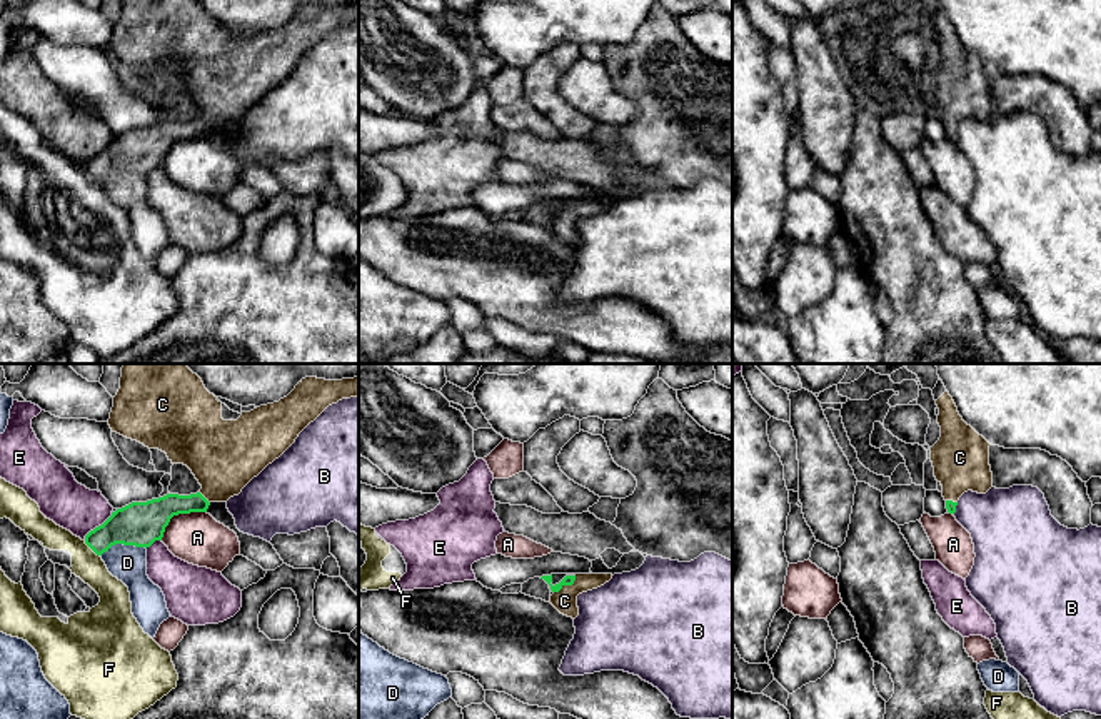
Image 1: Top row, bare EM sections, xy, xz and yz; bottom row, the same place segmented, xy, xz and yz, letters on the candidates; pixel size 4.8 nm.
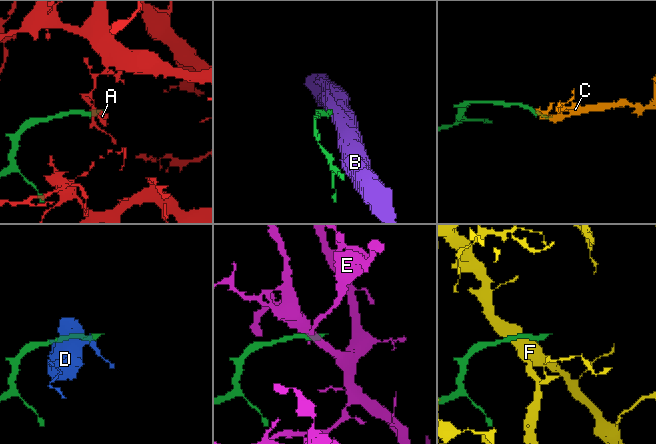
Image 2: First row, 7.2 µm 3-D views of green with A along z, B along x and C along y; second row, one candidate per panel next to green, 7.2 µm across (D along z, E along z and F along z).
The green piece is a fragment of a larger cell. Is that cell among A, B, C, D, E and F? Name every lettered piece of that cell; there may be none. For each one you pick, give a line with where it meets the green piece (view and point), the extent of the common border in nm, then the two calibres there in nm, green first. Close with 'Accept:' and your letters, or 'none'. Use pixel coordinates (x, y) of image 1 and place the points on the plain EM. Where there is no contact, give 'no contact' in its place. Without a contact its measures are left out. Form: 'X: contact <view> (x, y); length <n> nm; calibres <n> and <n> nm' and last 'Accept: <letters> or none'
C: contact xz (566, 211); length 140 nm; calibres 50 and 110 nm
Accept: C

